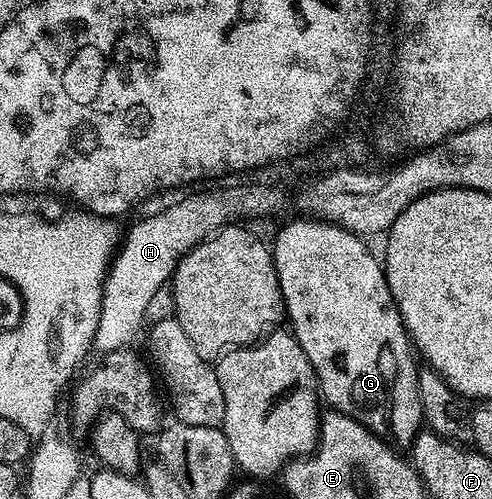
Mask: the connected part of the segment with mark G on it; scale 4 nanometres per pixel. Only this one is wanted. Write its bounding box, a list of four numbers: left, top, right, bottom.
[273,217,424,448]

